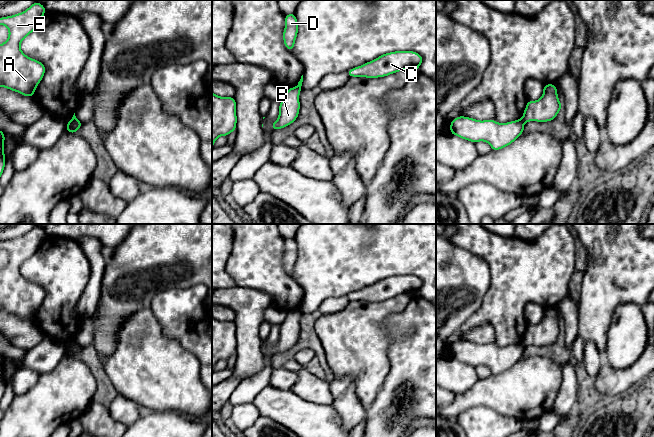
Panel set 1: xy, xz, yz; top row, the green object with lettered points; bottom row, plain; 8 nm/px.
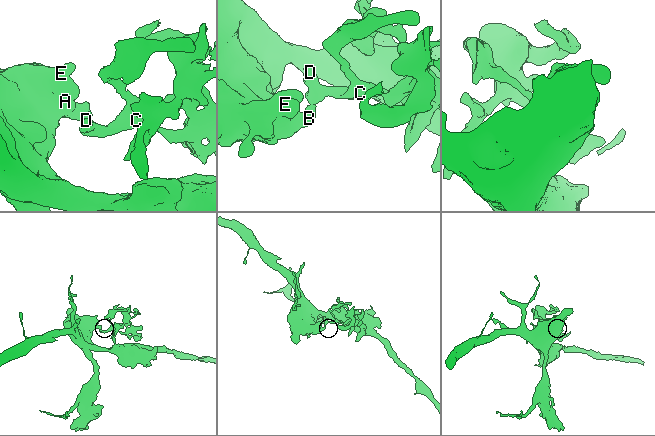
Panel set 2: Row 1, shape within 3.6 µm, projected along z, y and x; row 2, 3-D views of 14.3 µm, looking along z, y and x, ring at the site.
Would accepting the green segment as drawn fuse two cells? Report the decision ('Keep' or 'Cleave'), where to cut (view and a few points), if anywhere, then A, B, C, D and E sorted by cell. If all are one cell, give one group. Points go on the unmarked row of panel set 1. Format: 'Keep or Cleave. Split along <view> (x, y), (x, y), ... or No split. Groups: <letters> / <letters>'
Cleave. Split along yz (522, 342), (524, 346). Groups: A B E / C D

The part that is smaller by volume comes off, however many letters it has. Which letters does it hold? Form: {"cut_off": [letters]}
{"cut_off": ["C", "D"]}

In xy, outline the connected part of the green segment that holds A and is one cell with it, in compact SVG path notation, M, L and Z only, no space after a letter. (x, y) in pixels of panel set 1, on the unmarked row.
M34 226L25 235L0 241L0 249L8 252L8 263L0 268L0 311L33 321L45 299L45 290L26 280L20 273L21 266L31 258L46 237L45 231Z

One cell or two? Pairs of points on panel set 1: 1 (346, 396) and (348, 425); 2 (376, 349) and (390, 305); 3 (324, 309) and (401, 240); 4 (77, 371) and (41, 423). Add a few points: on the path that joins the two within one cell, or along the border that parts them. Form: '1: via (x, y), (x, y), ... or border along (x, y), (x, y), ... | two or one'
1: via (346, 403), (348, 406), (348, 418) | one
2: via (376, 338), (376, 319), (379, 316) | one
3: border along (345, 295), (329, 296), (317, 308) | two
4: via (71, 384), (45, 410) | one

